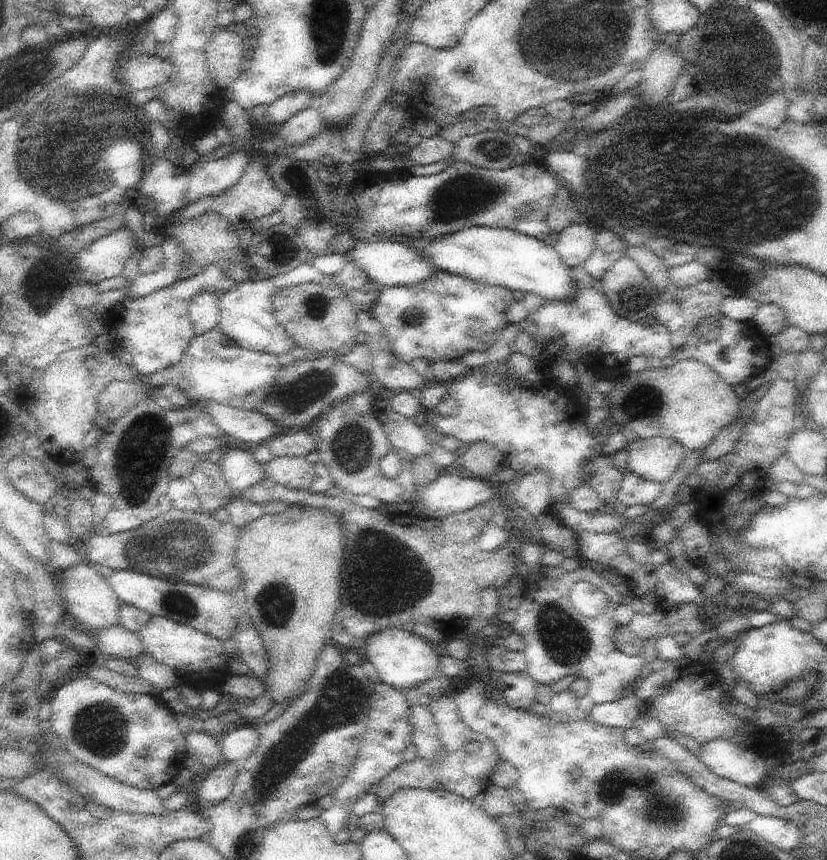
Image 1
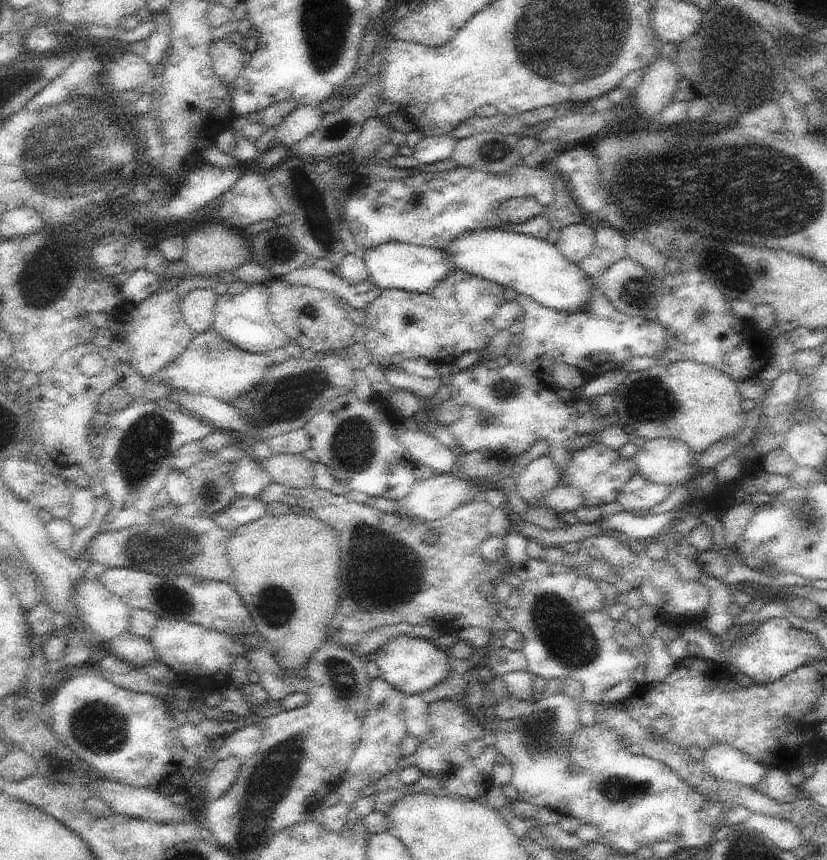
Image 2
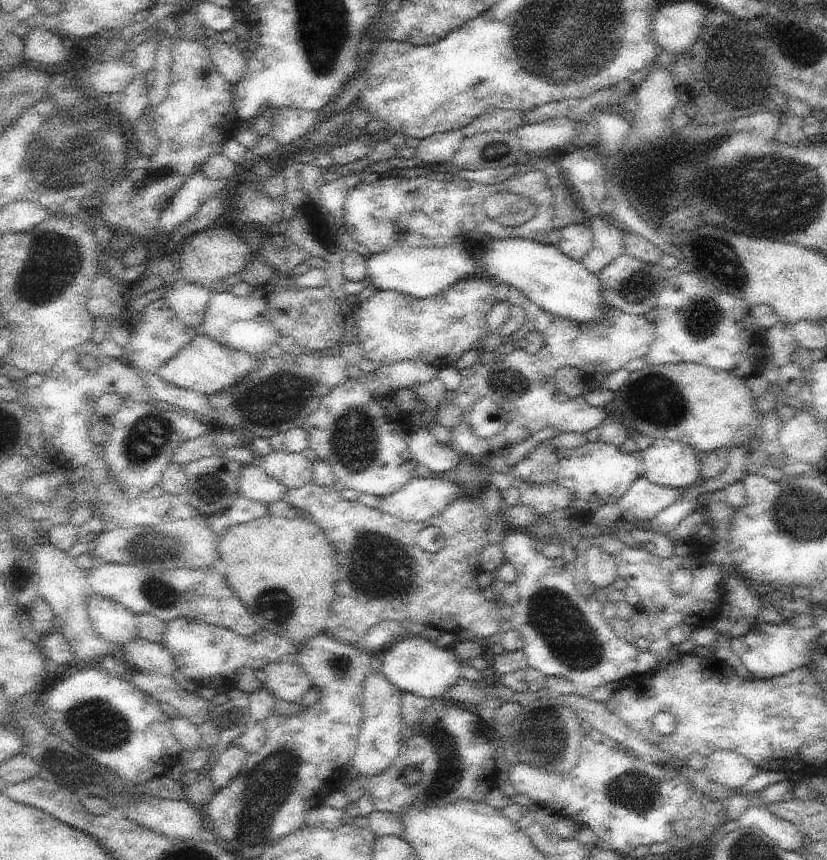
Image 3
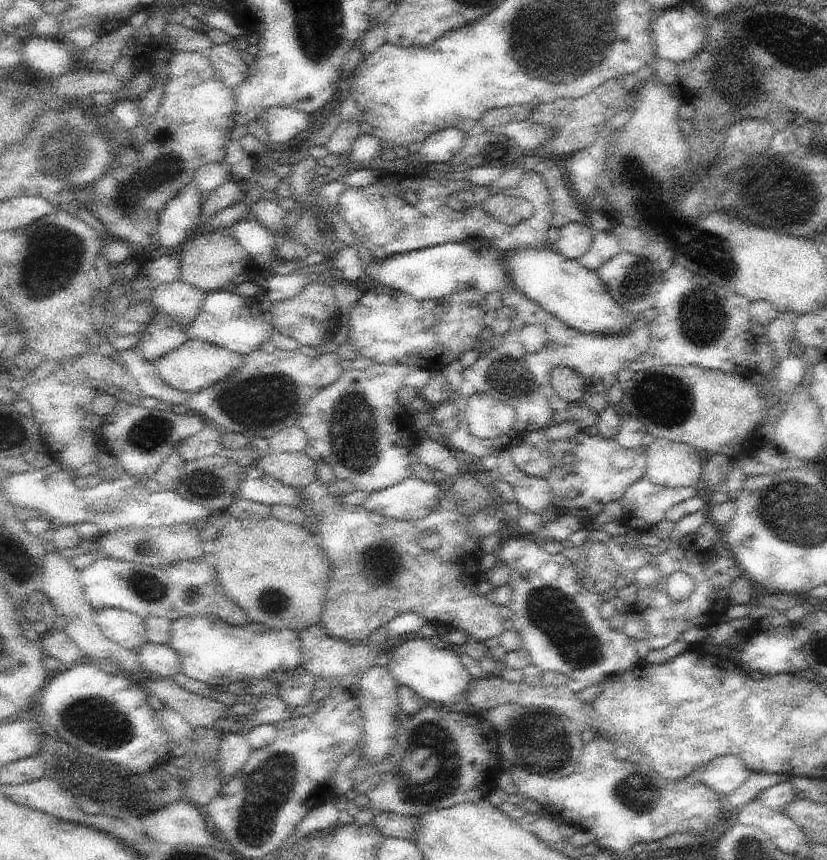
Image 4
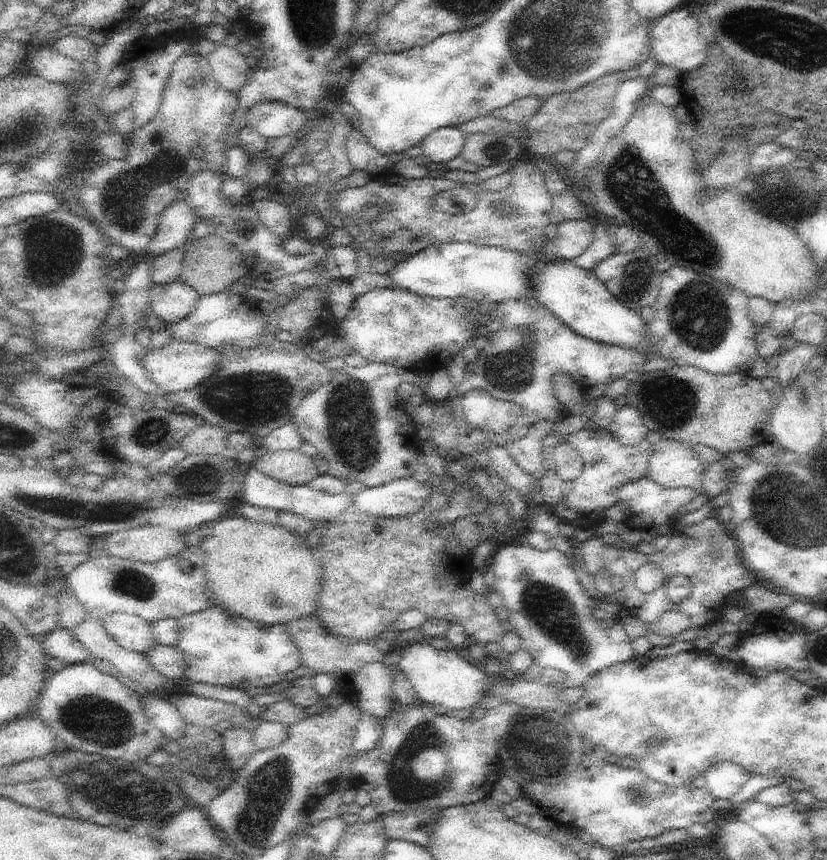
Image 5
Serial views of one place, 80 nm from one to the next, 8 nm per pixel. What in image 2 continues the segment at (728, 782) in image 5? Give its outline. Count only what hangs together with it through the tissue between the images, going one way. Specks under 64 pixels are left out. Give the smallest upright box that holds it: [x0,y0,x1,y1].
[702,743,771,787]

